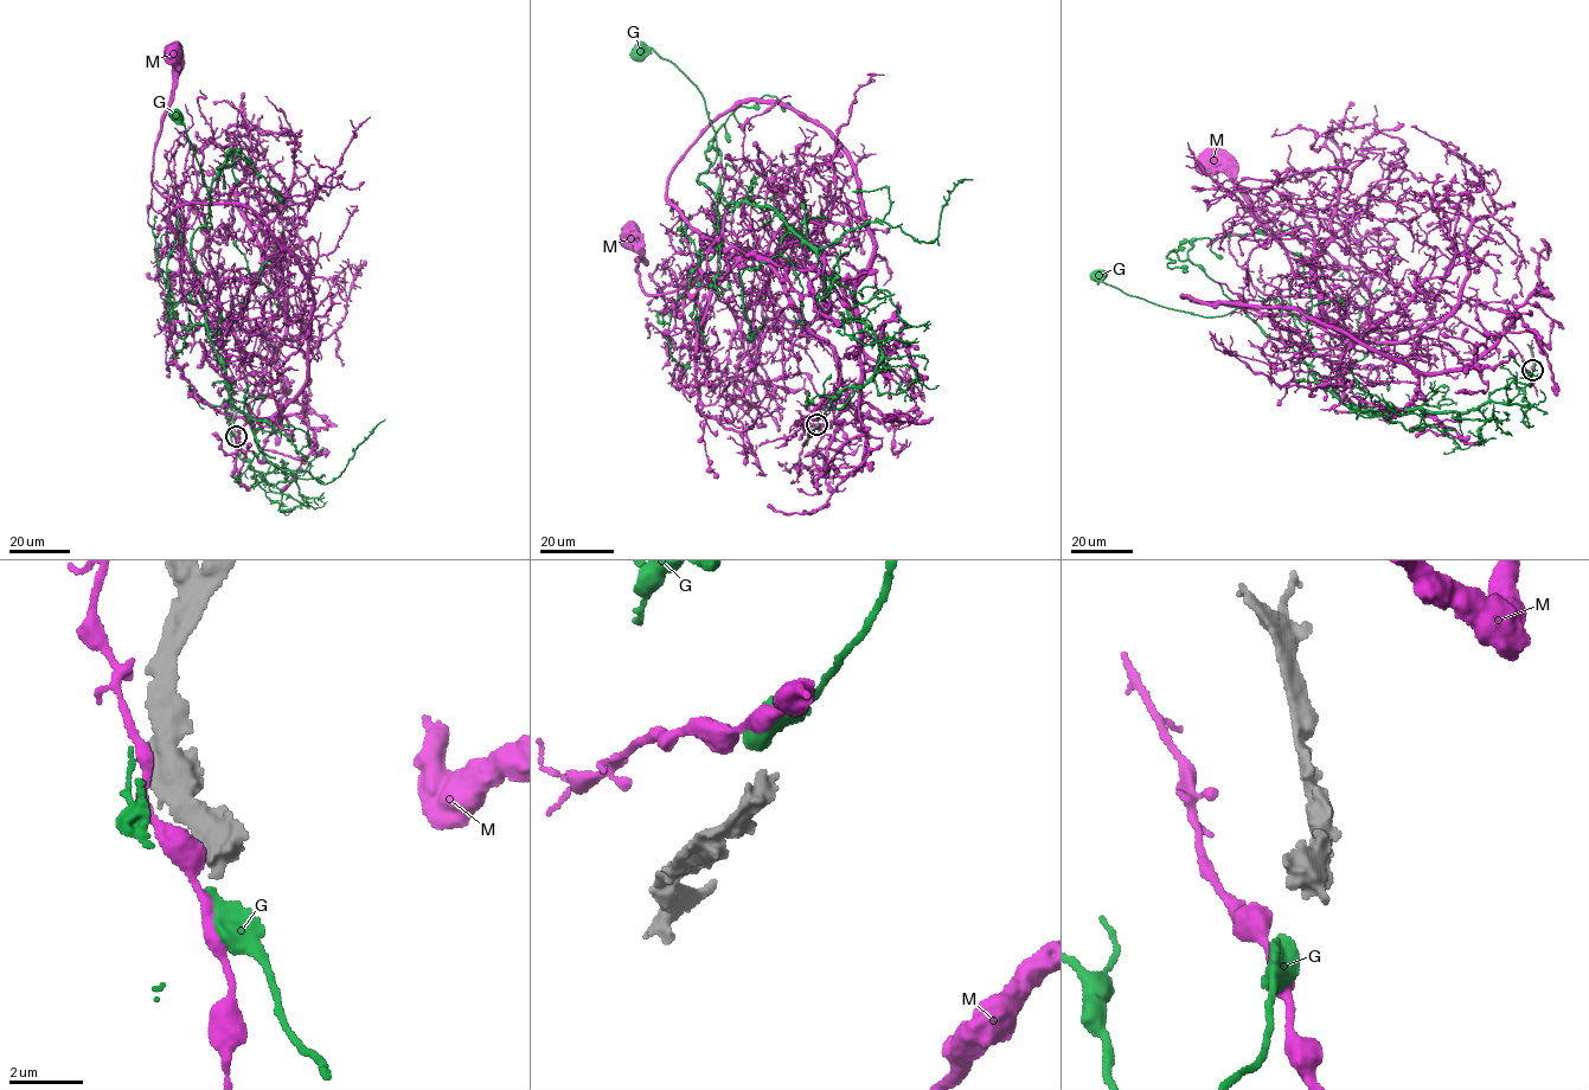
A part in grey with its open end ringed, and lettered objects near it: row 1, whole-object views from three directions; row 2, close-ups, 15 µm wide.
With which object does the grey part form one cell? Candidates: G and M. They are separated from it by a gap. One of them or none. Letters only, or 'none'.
none

